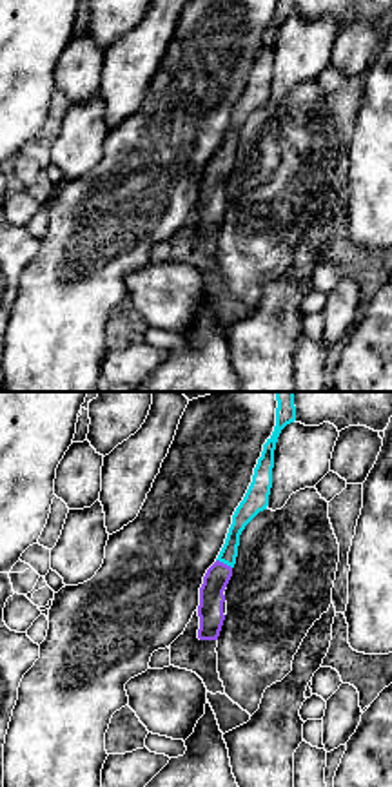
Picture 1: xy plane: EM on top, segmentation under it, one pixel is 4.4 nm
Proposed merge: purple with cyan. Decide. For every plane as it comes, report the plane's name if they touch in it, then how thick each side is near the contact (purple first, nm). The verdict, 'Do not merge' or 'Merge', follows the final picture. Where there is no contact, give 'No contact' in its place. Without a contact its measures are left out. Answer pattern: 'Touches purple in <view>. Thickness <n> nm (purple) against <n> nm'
Touches purple in xy. Thickness 110 nm (purple) against 90 nm

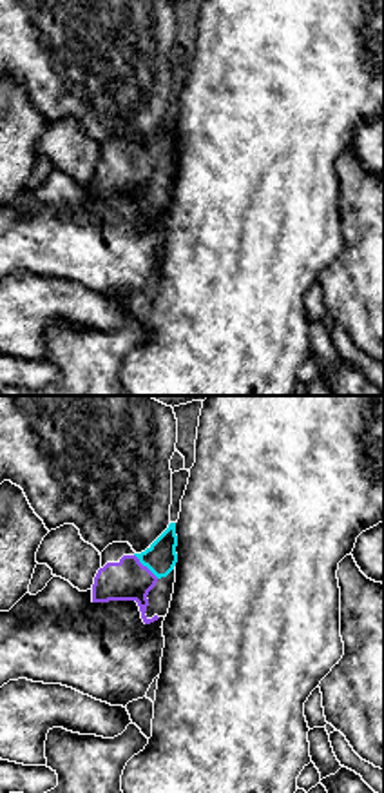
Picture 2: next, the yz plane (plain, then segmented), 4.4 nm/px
Touches purple in yz. Thickness 180 nm (purple) against 140 nm

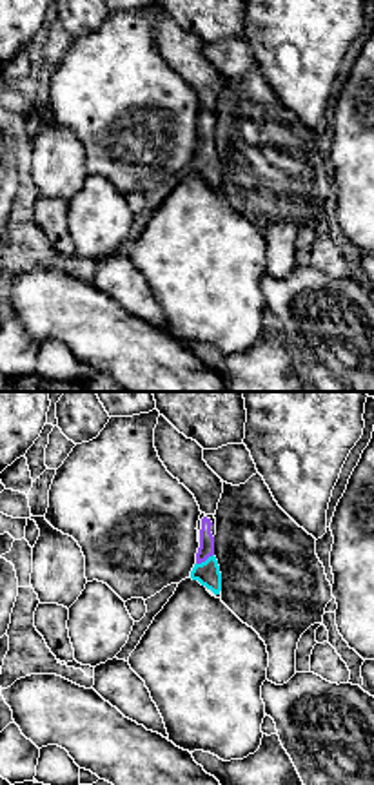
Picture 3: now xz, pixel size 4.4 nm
Touches purple in xz. Thickness 70 nm (purple) against 110 nm

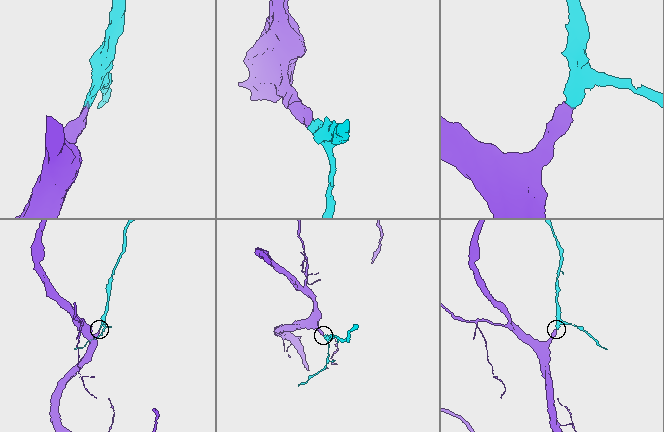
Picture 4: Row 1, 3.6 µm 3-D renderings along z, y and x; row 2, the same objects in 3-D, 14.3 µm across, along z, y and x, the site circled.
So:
Merge

